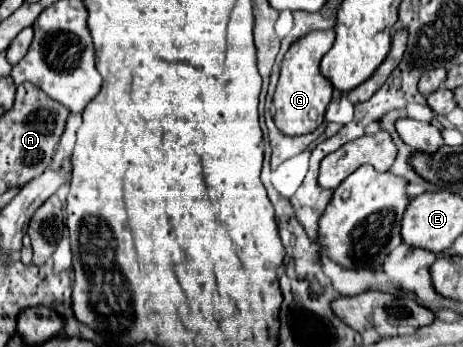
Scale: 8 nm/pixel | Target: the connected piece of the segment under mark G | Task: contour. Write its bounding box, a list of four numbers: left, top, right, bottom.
[273,28,335,136]

